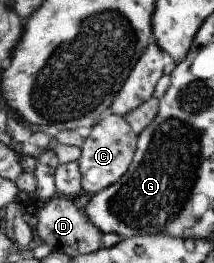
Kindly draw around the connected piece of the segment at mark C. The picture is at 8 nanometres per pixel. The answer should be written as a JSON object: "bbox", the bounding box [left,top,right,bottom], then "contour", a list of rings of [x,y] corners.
{"bbox":[78,112,139,195],"contour":[[[112,112],[104,116],[87,133],[88,137],[81,148],[78,159],[83,176],[83,190],[97,195],[112,184],[116,184],[130,170],[134,162],[139,135],[126,122],[124,116]]]}

